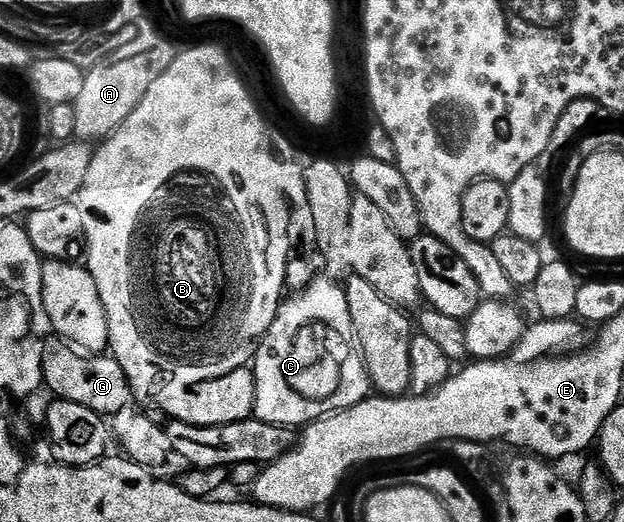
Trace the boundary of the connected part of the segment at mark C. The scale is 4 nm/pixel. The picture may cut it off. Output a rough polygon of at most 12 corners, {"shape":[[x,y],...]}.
{"shape":[[347,293],[284,298],[254,418],[299,429],[372,394]]}

